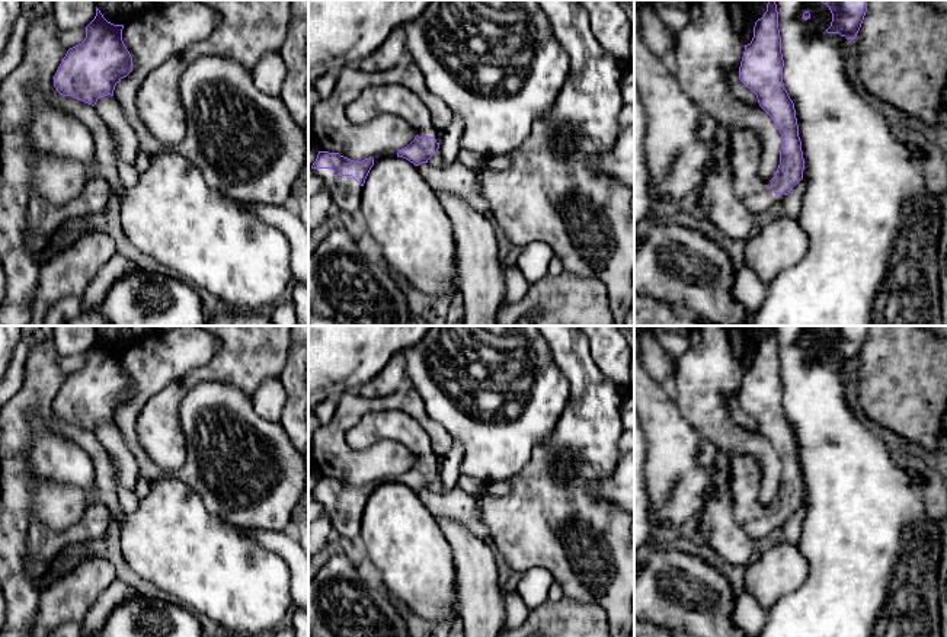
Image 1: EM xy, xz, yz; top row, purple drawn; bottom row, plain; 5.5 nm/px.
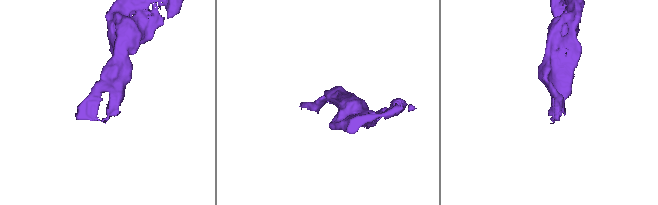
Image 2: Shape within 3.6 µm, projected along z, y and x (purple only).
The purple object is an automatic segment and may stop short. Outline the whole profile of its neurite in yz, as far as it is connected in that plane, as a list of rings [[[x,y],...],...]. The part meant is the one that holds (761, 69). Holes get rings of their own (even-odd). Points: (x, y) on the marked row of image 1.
[[[770,0],[767,12],[755,22],[752,41],[745,45],[739,67],[739,79],[756,95],[759,106],[772,118],[781,134],[783,144],[777,173],[771,180],[765,180],[759,176],[761,138],[748,127],[738,125],[730,129],[727,151],[729,164],[733,173],[735,195],[755,217],[768,212],[772,207],[783,202],[790,191],[803,179],[804,159],[799,137],[796,109],[784,89],[783,67],[784,60],[781,54],[778,12],[775,0]]]

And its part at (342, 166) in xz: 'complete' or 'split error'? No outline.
split error

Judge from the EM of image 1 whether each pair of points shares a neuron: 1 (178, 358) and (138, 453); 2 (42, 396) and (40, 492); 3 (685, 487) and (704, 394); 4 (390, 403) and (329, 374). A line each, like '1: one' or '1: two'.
1: one
2: one
3: two
4: two

